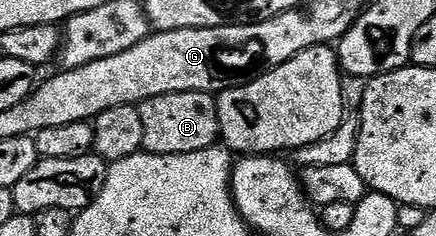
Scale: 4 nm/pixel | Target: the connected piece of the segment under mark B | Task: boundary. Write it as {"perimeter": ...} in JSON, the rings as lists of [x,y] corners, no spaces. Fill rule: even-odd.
{"perimeter":[[[207,92],[163,94],[139,105],[143,118],[143,148],[155,154],[191,154],[214,147],[221,135],[217,101]]]}

